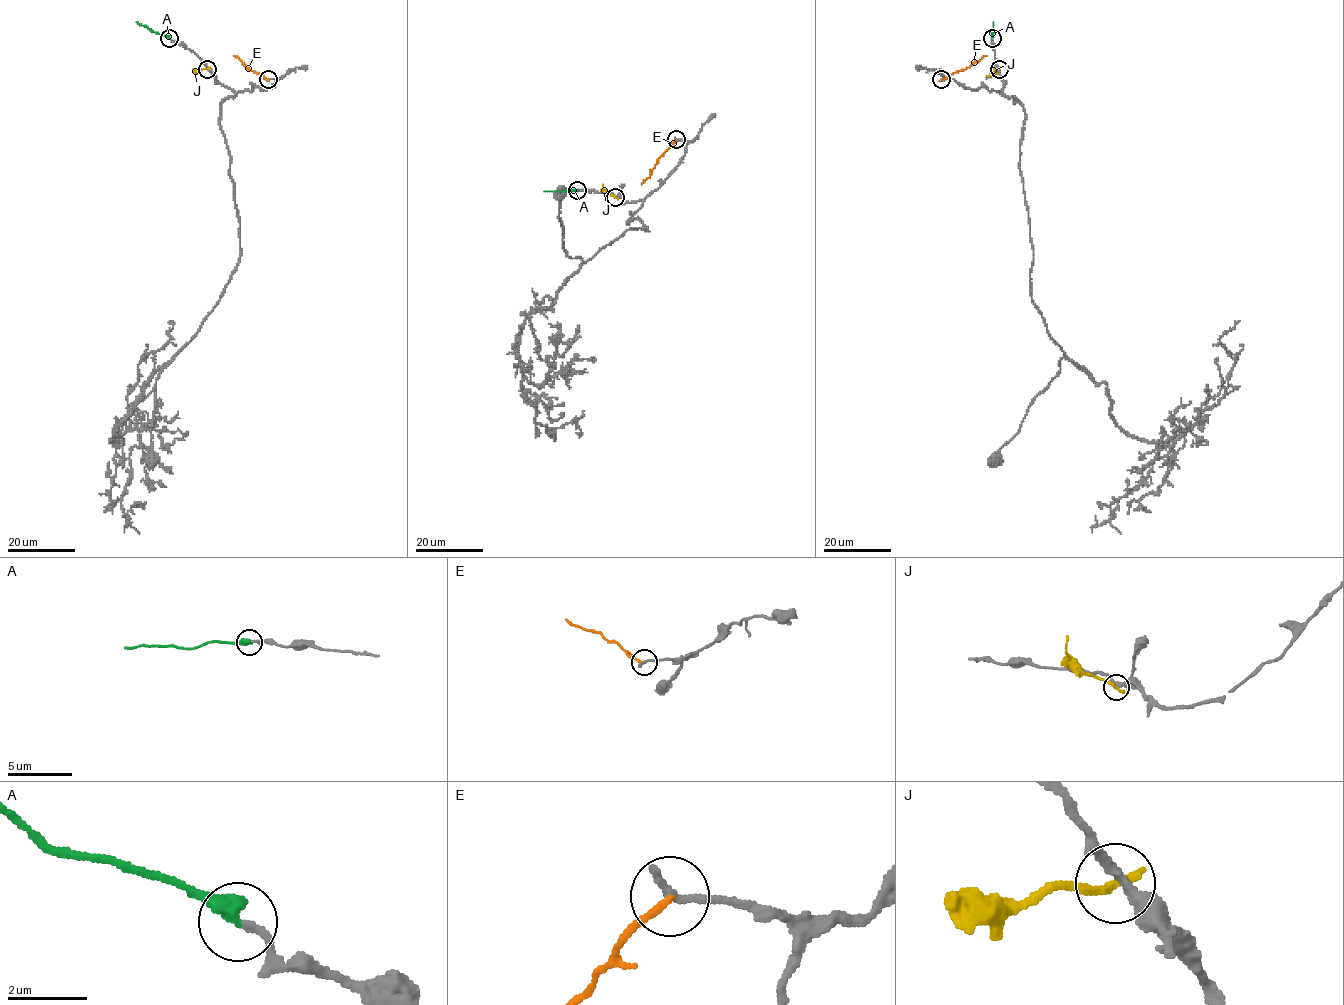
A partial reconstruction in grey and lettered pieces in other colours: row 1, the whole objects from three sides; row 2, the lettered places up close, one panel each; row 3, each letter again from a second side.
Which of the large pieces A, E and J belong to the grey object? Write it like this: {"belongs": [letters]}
{"belongs": ["A"]}

